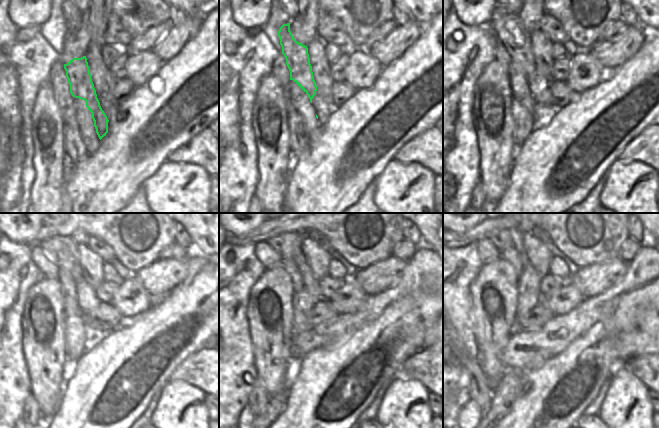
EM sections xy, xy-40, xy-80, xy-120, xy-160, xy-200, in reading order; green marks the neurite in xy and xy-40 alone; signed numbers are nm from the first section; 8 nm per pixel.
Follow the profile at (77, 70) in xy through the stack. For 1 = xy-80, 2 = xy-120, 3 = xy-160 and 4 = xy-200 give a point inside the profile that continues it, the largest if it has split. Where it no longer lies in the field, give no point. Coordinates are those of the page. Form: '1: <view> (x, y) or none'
1: xy-80 (508, 29)
2: xy-120 (62, 251)
3: xy-160 (288, 245)
4: xy-200 (504, 240)

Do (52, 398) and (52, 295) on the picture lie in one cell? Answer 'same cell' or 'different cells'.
same cell

